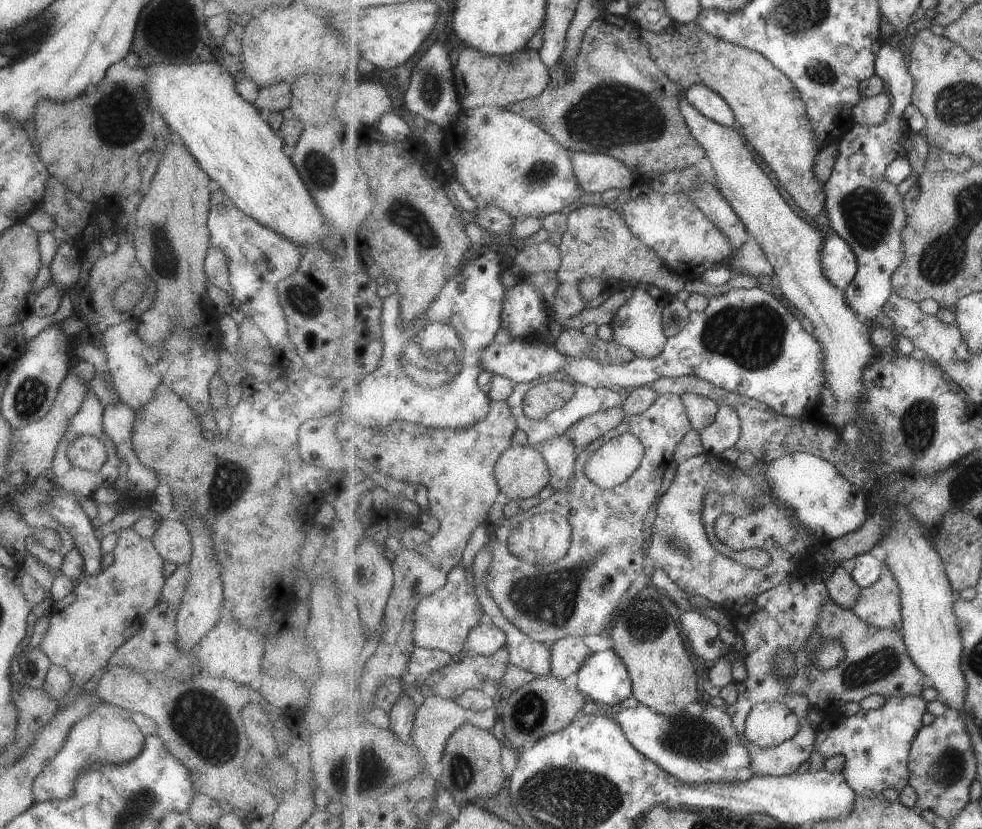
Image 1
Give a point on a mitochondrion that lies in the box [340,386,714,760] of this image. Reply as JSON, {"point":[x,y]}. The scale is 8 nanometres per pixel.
{"point":[551,598]}

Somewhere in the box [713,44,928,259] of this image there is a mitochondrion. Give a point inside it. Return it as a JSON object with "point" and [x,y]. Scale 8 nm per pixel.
{"point":[868,214]}

